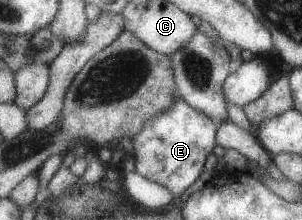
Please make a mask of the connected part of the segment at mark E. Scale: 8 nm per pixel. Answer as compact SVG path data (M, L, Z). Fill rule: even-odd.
M180 96L170 111L150 119L142 133L131 141L135 149L138 172L156 183L172 190L174 195L184 197L184 191L202 175L204 161L216 147L216 125L210 117L196 111Z

